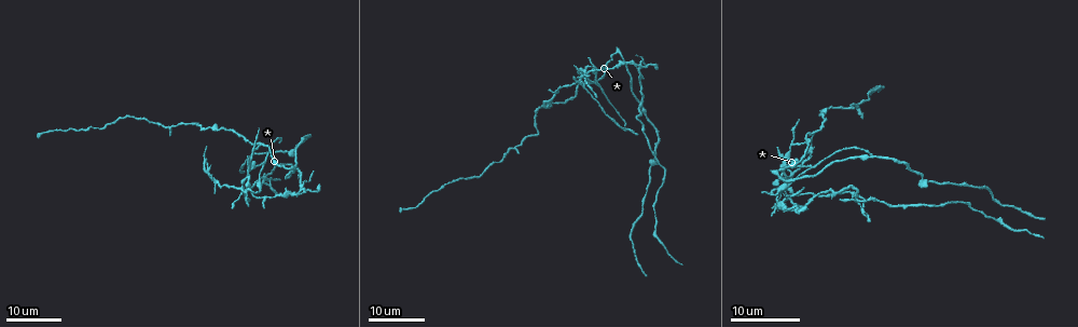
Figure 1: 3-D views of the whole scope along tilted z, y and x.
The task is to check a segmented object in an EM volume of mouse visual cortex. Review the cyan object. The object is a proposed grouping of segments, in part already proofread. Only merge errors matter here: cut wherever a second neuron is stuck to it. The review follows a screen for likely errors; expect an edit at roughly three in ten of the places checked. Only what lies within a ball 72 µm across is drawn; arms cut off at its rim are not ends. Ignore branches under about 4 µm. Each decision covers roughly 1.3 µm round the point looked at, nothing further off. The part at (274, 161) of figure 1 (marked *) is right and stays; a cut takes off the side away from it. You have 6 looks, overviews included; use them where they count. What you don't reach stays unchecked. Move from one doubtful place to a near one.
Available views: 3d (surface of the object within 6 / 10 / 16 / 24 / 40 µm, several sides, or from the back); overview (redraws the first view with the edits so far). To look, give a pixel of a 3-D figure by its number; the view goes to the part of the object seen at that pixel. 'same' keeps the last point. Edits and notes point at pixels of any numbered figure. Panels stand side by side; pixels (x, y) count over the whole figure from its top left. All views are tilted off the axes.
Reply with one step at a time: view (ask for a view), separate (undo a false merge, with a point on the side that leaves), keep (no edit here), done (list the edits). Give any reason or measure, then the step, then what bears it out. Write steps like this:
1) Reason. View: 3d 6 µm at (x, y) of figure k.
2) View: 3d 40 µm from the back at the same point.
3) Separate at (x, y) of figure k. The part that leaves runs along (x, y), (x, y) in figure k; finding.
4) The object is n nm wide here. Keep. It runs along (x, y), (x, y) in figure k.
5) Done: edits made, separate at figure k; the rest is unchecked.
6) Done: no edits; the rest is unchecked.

Two arms in line, one across. View: 3d 16 µm at (259, 144) of figure 1.

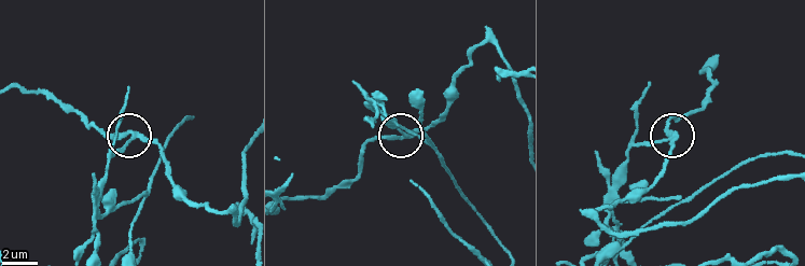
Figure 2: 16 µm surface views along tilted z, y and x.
View: 3d 6 µm at (126, 141) of figure 2.

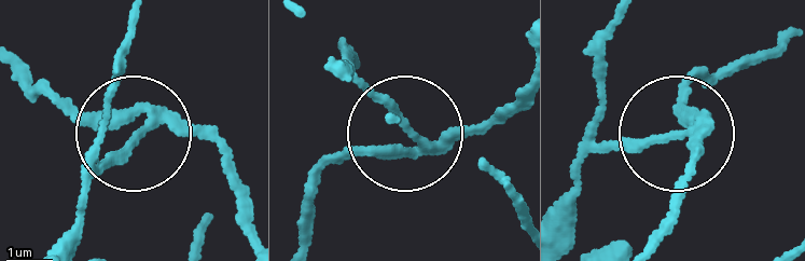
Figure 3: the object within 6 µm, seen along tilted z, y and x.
Separate at (120, 150) of figure 3. The part that leaves runs along (150, 124), (106, 163), (75, 251) in figure 3; two neurons meet here.

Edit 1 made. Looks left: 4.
Calibre changes. View: 3d 16 µm at (92, 127) of figure 1.

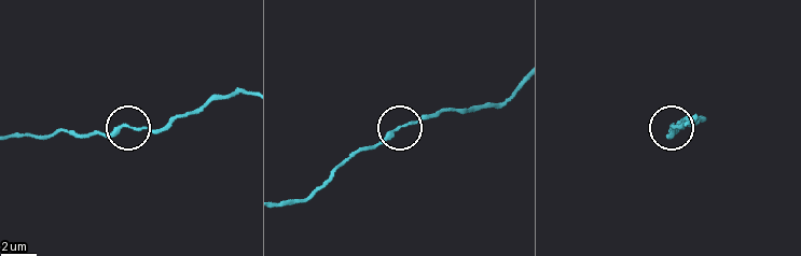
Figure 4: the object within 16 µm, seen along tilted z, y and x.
View: 3d 10 µm at (396, 128) of figure 4.

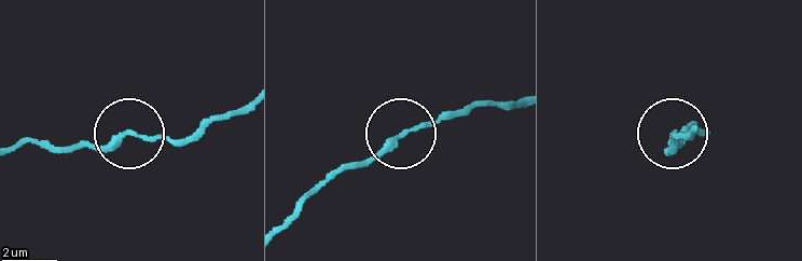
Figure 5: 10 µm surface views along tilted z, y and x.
The object is 210 nm wide here. Keep. It runs along (243, 106), (182, 139), (122, 134), (71, 148) in figure 5; all the same neuron.

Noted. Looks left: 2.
Done: edits made, separate at figure 3; the rest is unchecked.

